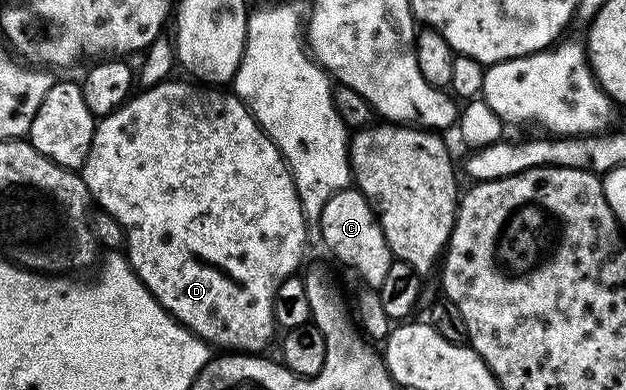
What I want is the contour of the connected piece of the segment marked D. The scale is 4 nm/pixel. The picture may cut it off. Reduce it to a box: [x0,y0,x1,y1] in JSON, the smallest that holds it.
[82,81,309,353]

